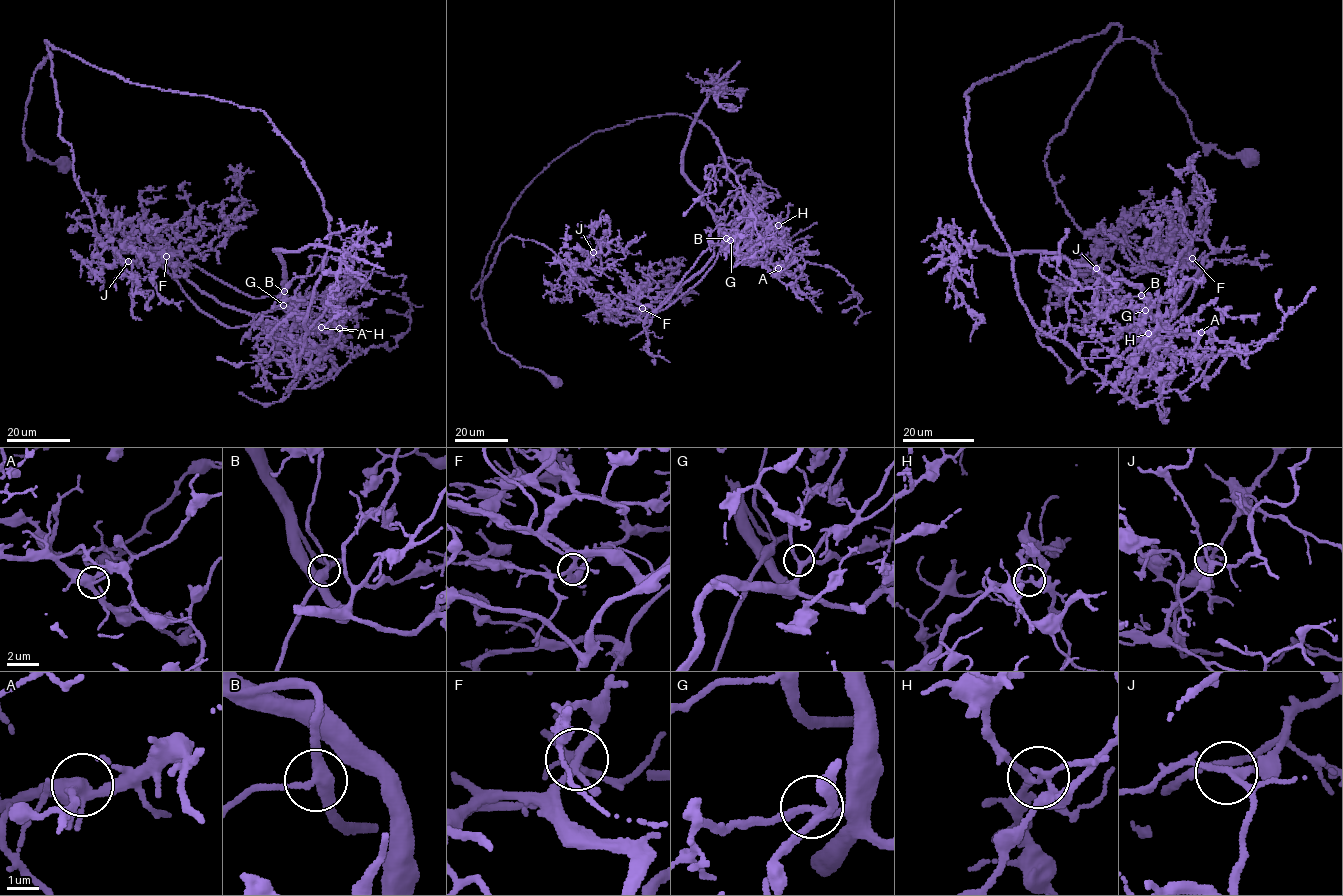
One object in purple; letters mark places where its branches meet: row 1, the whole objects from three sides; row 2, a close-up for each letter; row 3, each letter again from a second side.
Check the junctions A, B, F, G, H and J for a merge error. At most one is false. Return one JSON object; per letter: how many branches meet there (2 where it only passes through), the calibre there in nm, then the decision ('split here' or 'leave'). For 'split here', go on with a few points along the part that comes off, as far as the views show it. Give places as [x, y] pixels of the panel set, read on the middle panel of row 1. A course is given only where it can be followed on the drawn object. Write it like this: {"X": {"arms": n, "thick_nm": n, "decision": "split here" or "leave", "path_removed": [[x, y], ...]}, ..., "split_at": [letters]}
{"A": {"arms": 4, "thick_nm": 400, "decision": "leave"}, "B": {"arms": 4, "thick_nm": 400, "decision": "leave"}, "F": {"arms": 4, "thick_nm": 260, "decision": "leave"}, "G": {"arms": 4, "thick_nm": 260, "decision": "leave"}, "H": {"arms": 4, "thick_nm": 190, "decision": "split here", "path_removed": [[778, 226], [709, 128], [636, 119], [535, 177], [471, 297], [510, 235], [589, 268], [603, 245], [641, 254]]}, "J": {"arms": 3, "thick_nm": 170, "decision": "leave"}, "split_at": ["H"]}

